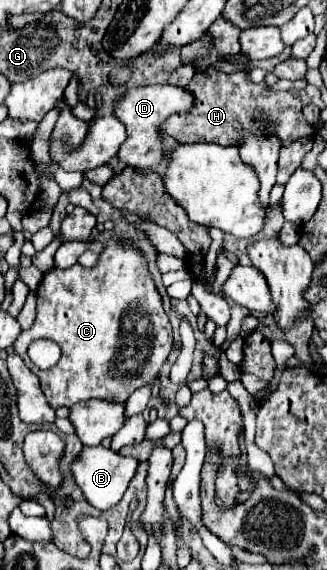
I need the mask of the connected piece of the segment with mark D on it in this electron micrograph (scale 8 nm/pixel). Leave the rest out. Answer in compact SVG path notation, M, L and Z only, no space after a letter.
M157 84L157 86L139 86L131 88L125 94L121 94L115 102L113 114L117 120L121 120L127 128L127 142L117 152L117 158L131 168L147 170L163 160L163 142L159 126L163 120L167 120L175 112L187 112L193 108L193 96L179 86L171 84Z

